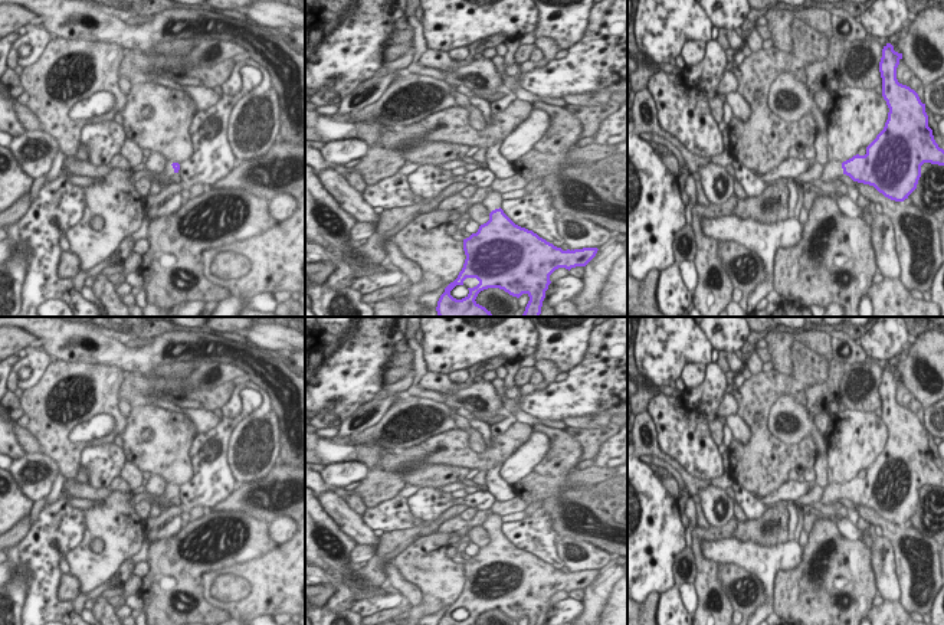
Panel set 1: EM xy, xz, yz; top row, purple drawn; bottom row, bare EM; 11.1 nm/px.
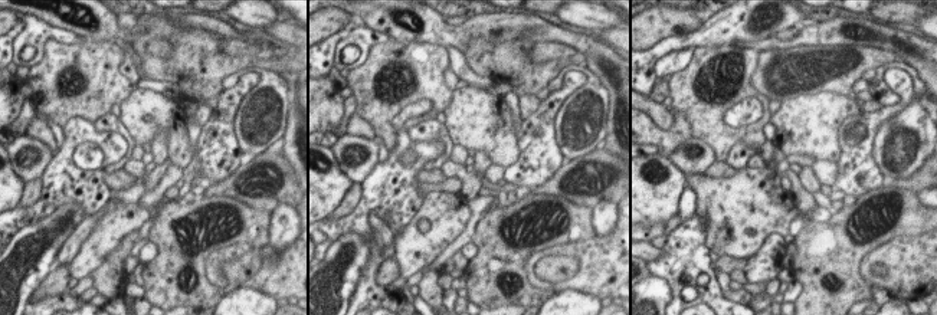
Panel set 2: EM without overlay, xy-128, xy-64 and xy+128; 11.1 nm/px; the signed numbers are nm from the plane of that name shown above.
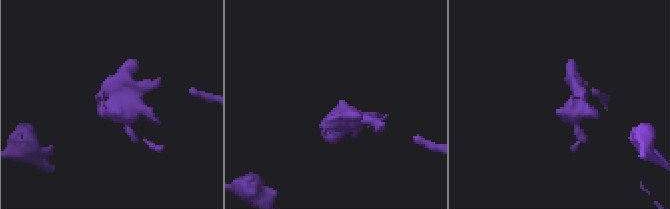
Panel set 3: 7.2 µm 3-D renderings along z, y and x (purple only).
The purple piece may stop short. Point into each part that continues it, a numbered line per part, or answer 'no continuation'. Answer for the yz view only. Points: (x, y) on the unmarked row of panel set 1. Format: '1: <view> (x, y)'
1: yz (833, 491)

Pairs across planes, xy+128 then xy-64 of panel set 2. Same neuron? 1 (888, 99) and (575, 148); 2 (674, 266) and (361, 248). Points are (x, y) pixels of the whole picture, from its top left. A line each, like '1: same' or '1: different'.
1: same
2: different

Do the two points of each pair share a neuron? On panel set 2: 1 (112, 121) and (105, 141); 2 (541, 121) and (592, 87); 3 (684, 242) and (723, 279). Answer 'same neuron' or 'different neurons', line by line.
1: different neurons
2: different neurons
3: different neurons

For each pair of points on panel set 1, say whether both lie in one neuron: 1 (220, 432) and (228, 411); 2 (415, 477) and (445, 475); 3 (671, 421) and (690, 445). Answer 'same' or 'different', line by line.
1: different
2: same
3: same

